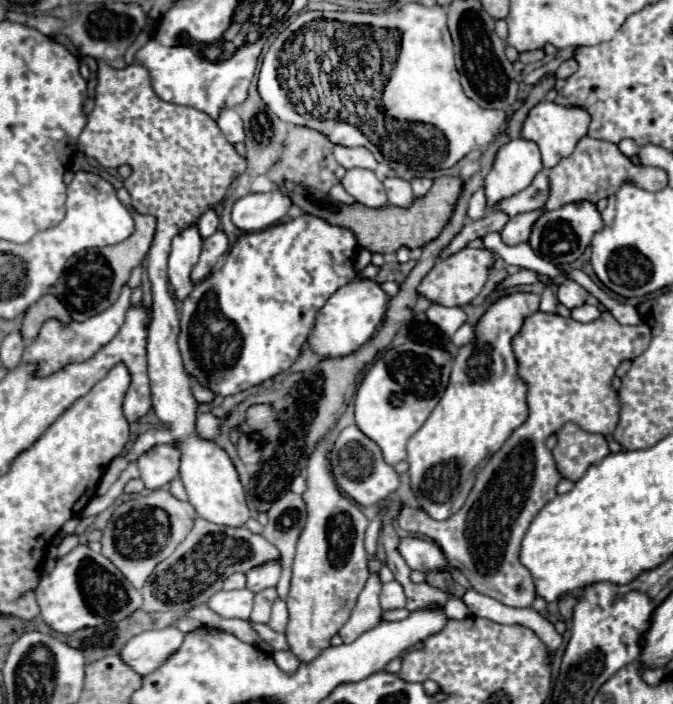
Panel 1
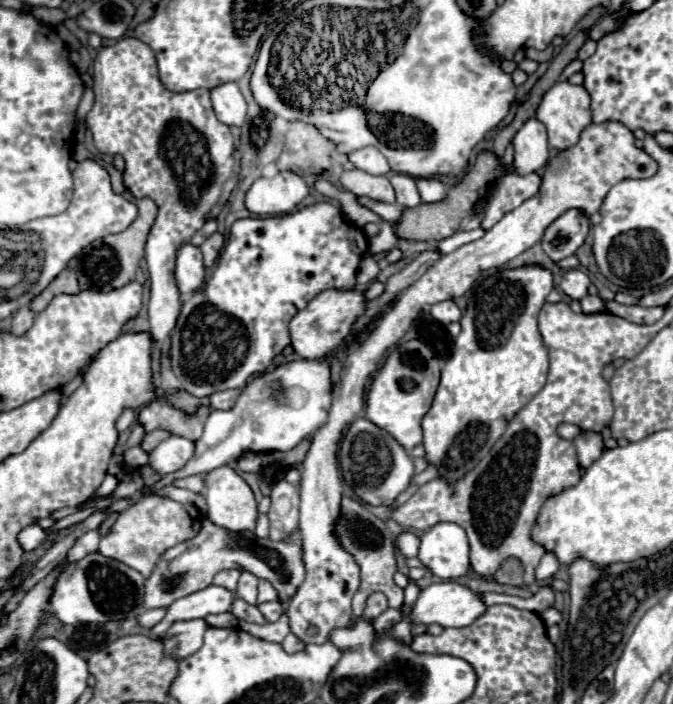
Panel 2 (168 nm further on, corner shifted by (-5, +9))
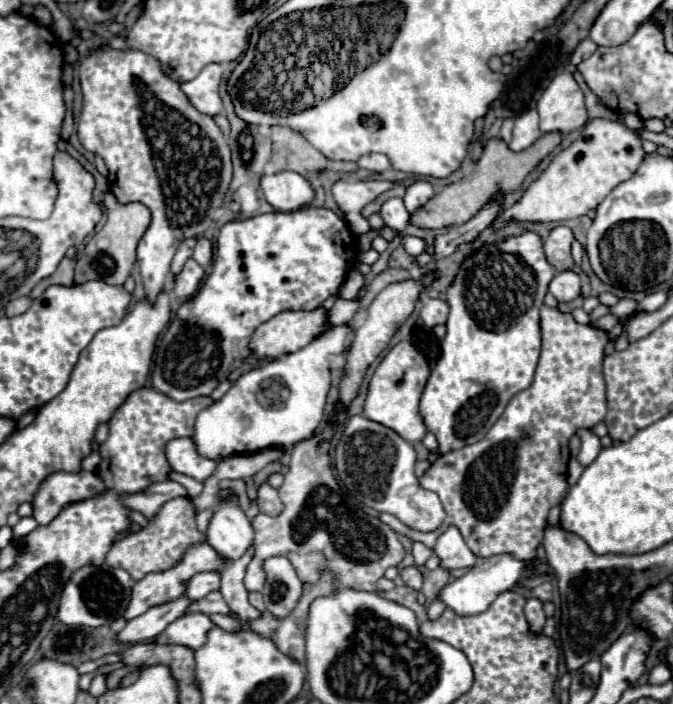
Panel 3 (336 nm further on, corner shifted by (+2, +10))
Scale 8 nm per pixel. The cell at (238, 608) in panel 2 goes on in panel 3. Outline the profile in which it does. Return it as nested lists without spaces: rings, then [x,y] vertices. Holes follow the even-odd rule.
[[[211,592],[209,596],[201,598],[199,602],[193,602],[193,608],[189,612],[203,612],[203,614],[231,614],[231,608],[223,600],[221,592]]]

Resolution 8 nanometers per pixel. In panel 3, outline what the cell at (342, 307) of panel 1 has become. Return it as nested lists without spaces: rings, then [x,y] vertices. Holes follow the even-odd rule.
[[[315,308],[315,310],[287,310],[265,324],[257,328],[253,334],[253,354],[261,358],[279,358],[279,354],[293,354],[303,350],[307,344],[311,344],[317,336],[321,336],[329,328],[329,312],[325,308]]]

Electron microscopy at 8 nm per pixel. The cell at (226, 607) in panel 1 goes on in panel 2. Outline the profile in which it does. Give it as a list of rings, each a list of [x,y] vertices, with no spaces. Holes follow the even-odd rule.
[[[210,585],[208,589],[196,591],[196,593],[188,595],[188,597],[182,597],[180,601],[174,601],[172,605],[168,605],[166,615],[162,617],[162,621],[156,623],[150,631],[156,637],[162,639],[172,623],[202,619],[202,617],[206,617],[210,613],[226,613],[226,611],[230,611],[232,601],[234,601],[232,591],[228,591],[224,587]]]

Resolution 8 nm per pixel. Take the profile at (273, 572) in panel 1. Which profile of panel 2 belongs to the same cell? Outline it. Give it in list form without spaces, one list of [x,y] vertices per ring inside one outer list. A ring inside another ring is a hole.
[[[244,571],[244,573],[240,575],[238,587],[236,587],[236,595],[238,595],[240,599],[244,599],[246,603],[256,605],[256,587],[258,587],[258,579],[256,579],[252,573]]]

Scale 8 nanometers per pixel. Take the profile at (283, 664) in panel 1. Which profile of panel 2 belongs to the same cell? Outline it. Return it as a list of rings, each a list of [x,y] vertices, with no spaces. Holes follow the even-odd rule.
[[[288,633],[286,639],[282,641],[282,647],[284,647],[286,653],[298,653],[298,651],[302,651],[306,647],[306,643],[302,643],[294,633]]]

